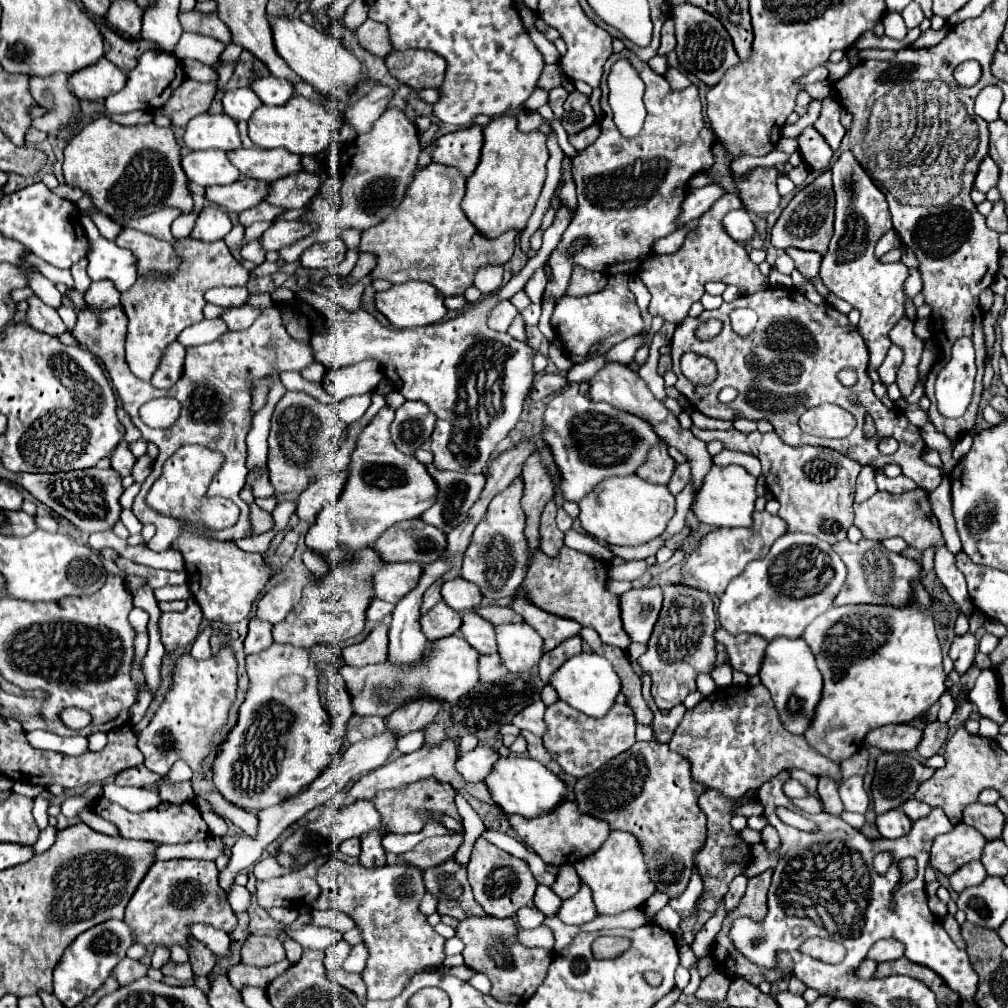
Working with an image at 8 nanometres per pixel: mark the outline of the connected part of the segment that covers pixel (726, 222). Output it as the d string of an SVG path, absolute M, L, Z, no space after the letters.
M734 209L734 211L728 211L722 219L722 225L726 229L726 233L730 237L734 237L734 241L742 243L742 241L750 241L752 235L754 235L754 223L748 215L746 209Z

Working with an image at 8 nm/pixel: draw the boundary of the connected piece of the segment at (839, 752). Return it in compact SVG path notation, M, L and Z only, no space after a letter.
M912 581L912 603L902 607L892 605L844 605L830 607L822 617L816 617L804 631L804 641L816 657L818 671L824 677L822 697L814 709L806 741L822 755L844 761L862 747L862 739L870 729L888 723L910 723L930 711L938 697L946 691L946 673L942 667L942 649L930 615L930 593L922 581Z

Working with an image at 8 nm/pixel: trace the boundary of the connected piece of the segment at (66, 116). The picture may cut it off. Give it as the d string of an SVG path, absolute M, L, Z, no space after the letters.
M54 73L48 77L32 77L30 93L40 107L50 109L44 121L34 121L32 125L44 133L56 133L62 129L74 113L78 113L78 99L68 89L66 73Z

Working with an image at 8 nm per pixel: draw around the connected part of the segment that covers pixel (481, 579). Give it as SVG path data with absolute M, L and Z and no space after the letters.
M516 477L502 493L498 493L492 499L488 513L476 527L472 541L464 553L460 577L478 585L478 589L482 591L482 597L486 597L488 601L514 597L518 587L524 581L526 539L522 533L524 517L522 517L520 505L518 505L518 501L522 497L522 489L524 489L524 481L522 481L522 477Z

